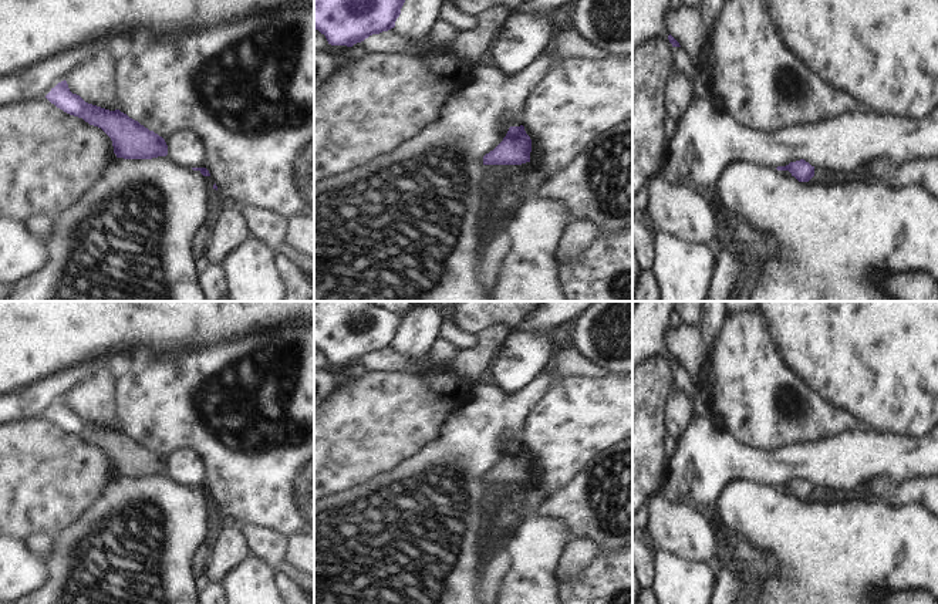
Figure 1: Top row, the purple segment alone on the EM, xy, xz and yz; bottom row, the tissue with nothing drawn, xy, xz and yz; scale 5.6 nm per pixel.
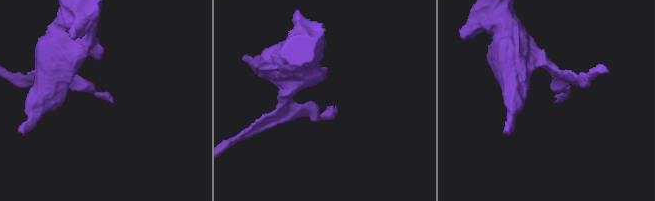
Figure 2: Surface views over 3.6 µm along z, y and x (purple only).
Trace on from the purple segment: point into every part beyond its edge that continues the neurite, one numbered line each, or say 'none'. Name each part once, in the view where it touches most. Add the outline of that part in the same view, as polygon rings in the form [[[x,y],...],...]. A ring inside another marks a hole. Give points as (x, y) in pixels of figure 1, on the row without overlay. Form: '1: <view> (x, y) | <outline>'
none

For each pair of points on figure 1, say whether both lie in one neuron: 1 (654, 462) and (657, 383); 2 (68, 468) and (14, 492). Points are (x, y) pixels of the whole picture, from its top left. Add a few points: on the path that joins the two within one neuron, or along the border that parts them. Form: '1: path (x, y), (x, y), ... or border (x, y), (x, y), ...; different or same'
1: path (651, 442), (651, 402); same
2: path (56, 476), (27, 479); same

